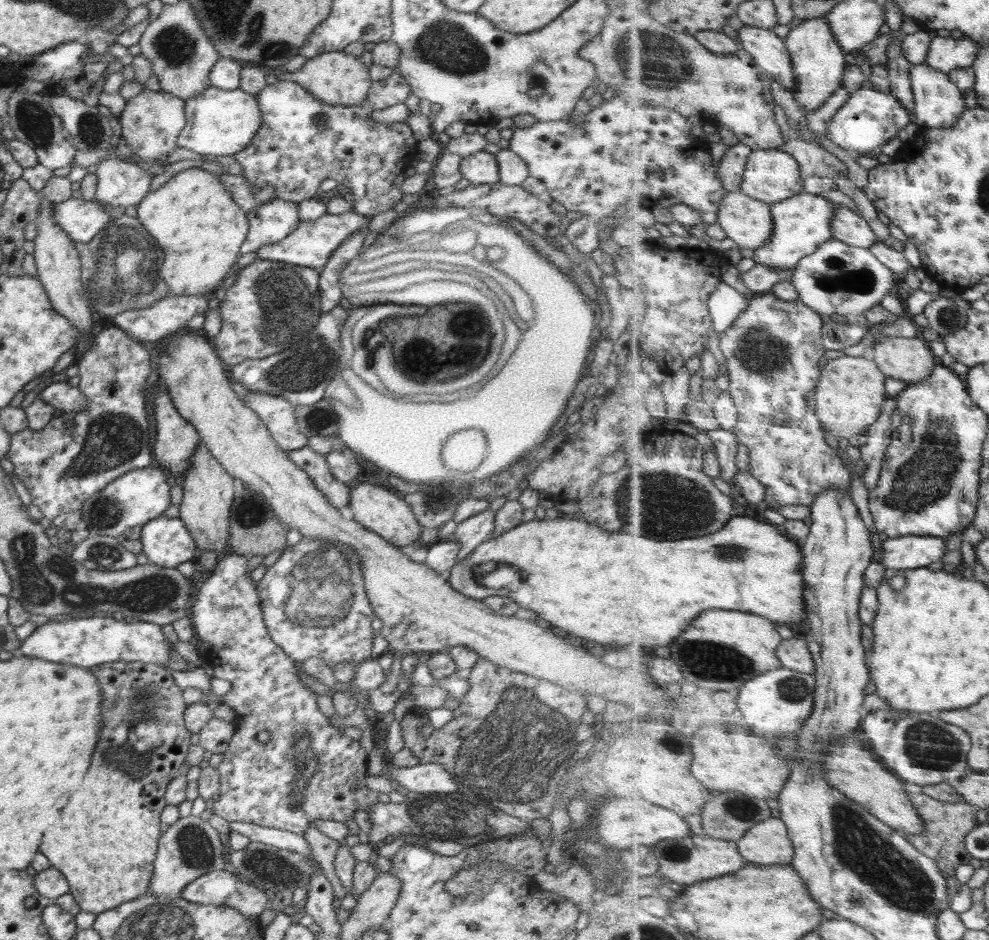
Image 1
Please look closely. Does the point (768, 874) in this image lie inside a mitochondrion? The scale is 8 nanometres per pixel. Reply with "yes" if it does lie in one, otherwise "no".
no

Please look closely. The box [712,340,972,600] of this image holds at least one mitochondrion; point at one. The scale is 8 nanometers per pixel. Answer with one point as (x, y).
(928, 475)

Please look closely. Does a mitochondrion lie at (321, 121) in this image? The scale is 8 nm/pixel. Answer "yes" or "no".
yes

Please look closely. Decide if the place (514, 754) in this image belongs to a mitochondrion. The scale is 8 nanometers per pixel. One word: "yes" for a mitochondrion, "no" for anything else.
yes

